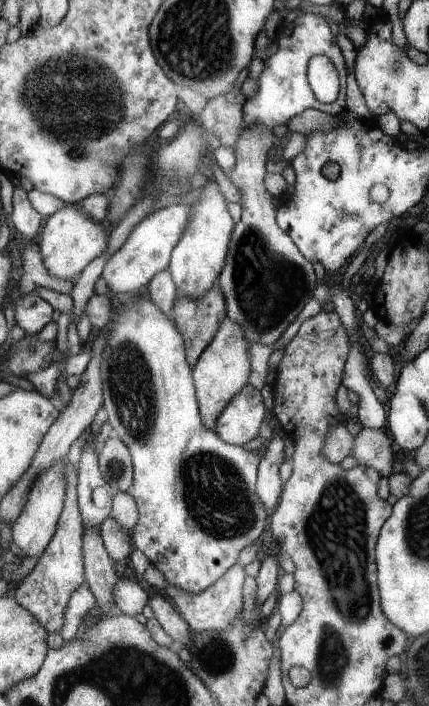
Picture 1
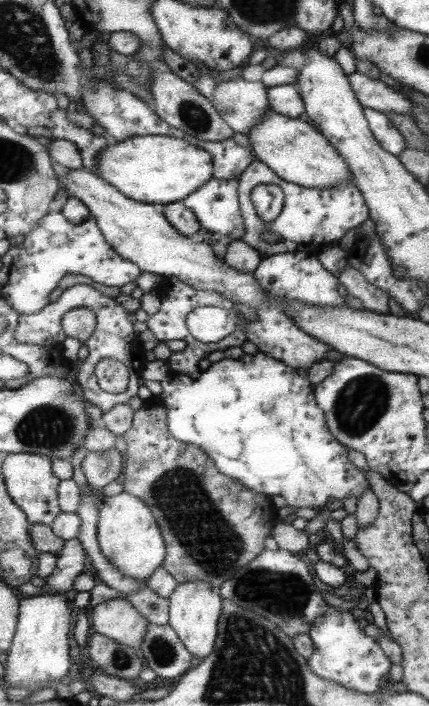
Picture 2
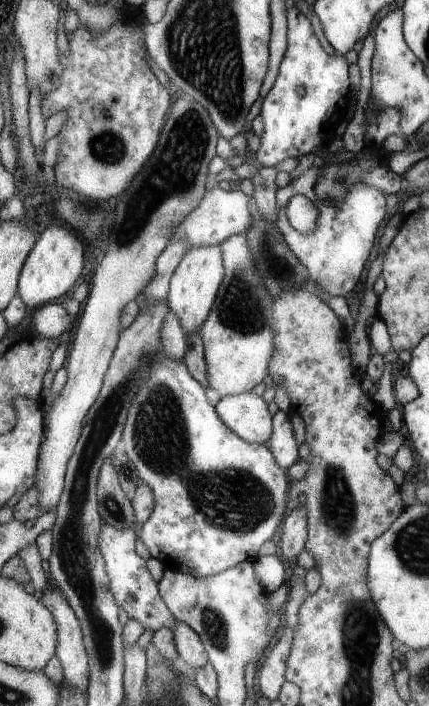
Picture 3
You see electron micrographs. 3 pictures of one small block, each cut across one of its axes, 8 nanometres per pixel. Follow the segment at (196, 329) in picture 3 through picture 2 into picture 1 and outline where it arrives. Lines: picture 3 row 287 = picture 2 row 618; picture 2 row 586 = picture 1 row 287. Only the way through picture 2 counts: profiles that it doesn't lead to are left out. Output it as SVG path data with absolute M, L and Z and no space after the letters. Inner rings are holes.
M209 180L203 186L203 196L191 208L193 216L191 216L189 228L187 228L185 236L181 238L179 246L175 248L171 268L169 268L175 284L179 286L179 294L183 294L183 296L201 300L205 294L209 294L209 290L213 290L213 286L219 282L219 278L227 266L233 230L237 226L227 208L229 206L227 202L229 200L223 196L223 192L219 192L219 186L215 184L215 180Z

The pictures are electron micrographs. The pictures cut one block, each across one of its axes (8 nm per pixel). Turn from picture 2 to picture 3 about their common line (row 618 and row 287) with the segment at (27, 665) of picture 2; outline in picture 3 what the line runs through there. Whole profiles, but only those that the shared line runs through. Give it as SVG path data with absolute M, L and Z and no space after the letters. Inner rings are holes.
M49 226L39 236L39 242L33 248L33 254L29 256L21 276L19 296L23 298L25 306L37 310L47 306L47 302L53 302L55 298L67 294L75 286L75 282L81 276L85 276L83 264L85 264L85 246L77 238L77 234L71 232L67 226Z

